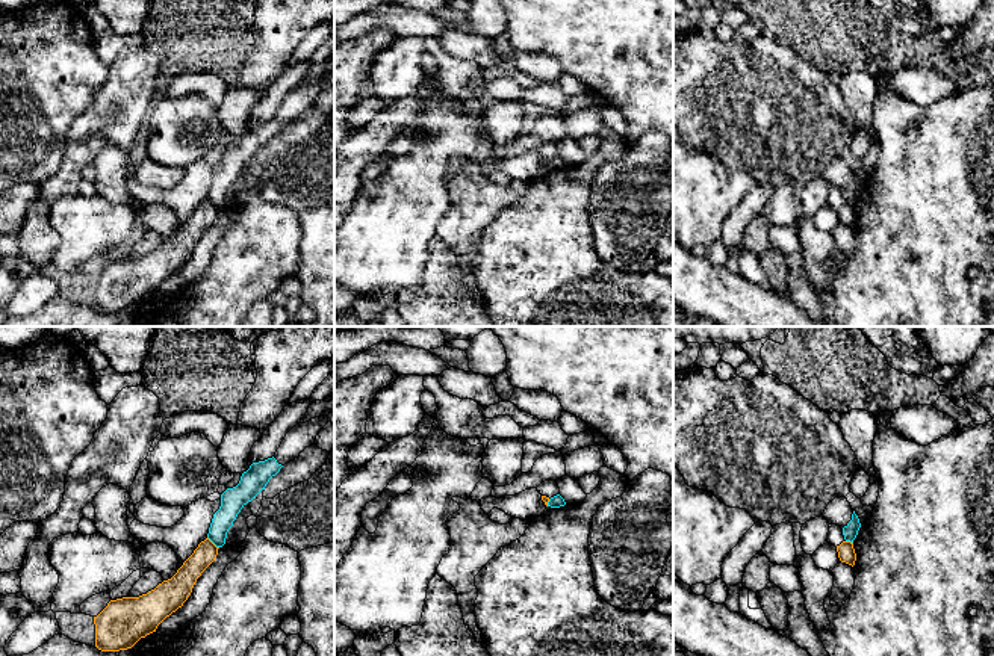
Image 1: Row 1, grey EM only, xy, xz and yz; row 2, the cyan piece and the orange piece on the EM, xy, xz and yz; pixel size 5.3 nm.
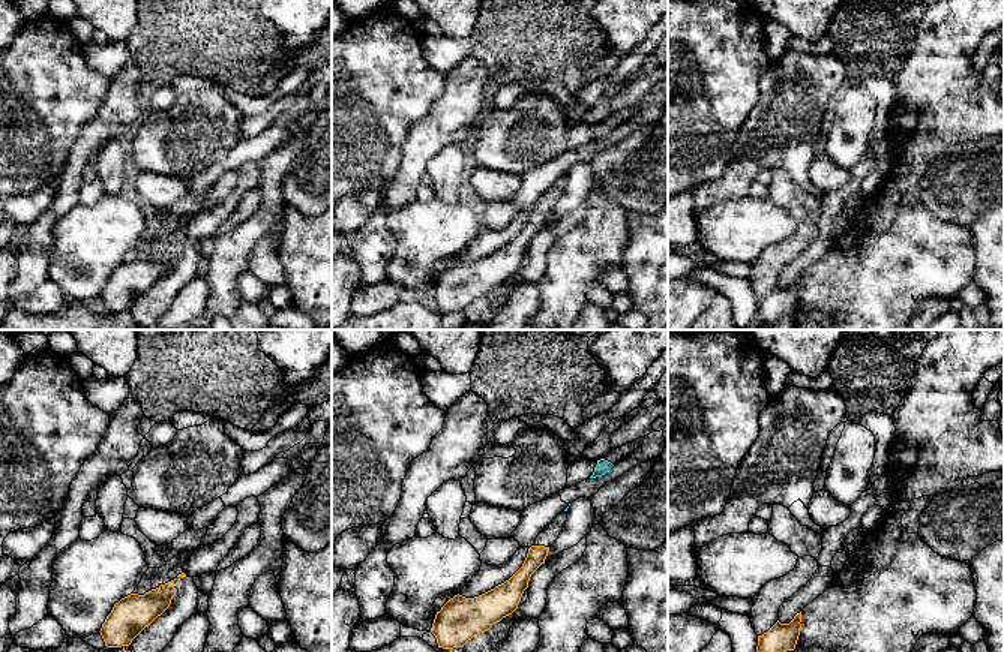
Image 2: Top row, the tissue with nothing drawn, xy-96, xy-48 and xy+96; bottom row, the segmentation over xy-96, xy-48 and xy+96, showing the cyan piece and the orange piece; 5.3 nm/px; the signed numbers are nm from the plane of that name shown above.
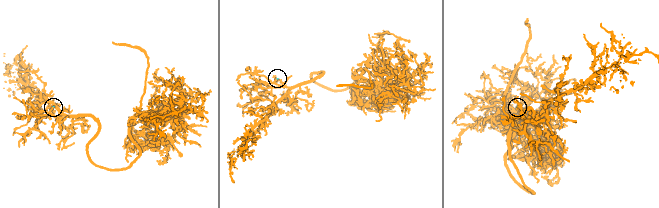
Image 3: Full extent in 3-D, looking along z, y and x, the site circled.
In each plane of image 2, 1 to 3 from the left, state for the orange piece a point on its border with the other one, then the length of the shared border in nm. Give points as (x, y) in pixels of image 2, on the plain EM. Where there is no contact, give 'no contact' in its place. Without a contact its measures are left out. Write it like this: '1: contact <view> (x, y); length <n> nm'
1: no contact
2: no contact
3: no contact

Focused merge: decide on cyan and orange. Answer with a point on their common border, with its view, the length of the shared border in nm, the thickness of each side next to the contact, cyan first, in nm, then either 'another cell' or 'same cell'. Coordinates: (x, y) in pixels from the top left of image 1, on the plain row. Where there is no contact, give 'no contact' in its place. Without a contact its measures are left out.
meets cyan in xy at (214, 204); contact 90 nm long; 130 nm thick on the cyan side, 120 nm on the other; another cell

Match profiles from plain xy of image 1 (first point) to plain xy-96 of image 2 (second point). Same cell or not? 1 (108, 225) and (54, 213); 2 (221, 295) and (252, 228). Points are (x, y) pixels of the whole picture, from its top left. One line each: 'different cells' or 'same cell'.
1: different cells
2: same cell

